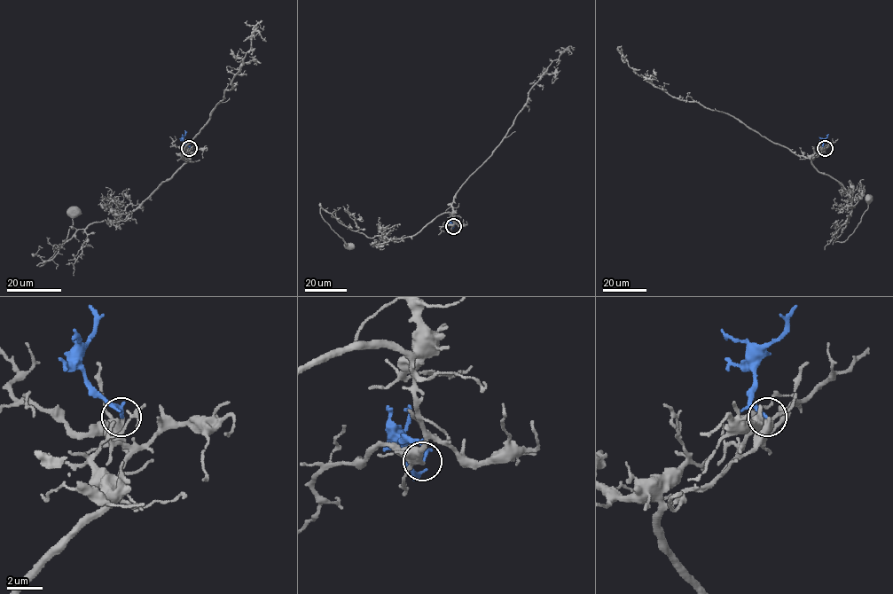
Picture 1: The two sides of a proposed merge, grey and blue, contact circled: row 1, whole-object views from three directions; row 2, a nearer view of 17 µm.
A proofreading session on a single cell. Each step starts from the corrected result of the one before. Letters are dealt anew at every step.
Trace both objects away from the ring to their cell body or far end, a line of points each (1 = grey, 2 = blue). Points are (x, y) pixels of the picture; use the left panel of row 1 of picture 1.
1: (190, 148), (186, 161), (124, 219), (79, 230), (58, 254), (36, 265), (66, 240), (75, 211)
2: (189, 148), (184, 142), (184, 130)

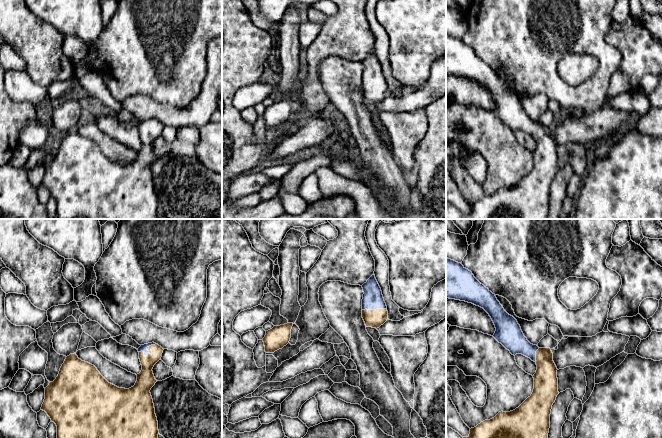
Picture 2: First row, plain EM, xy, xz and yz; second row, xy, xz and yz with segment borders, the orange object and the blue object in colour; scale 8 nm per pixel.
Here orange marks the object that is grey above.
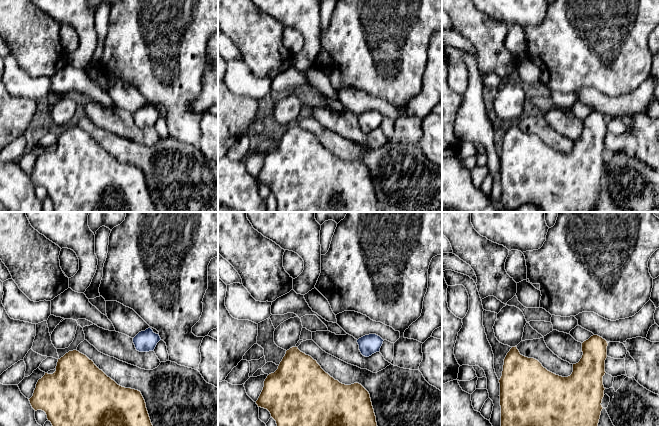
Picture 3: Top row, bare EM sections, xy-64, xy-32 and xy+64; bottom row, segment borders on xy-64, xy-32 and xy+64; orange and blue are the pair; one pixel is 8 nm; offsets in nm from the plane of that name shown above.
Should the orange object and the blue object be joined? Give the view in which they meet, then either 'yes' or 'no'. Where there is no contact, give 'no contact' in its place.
xy | yes

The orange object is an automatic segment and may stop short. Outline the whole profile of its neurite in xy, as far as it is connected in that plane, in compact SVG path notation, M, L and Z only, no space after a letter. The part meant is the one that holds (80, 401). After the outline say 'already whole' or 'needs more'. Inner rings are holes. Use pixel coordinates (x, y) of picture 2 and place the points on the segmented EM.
M152 342L141 345L137 350L142 370L137 374L135 385L129 389L109 383L94 365L82 361L76 353L66 357L56 379L45 388L45 399L41 407L56 424L57 438L158 438L158 421L150 390L157 382L152 369L161 360L164 349Z | needs more

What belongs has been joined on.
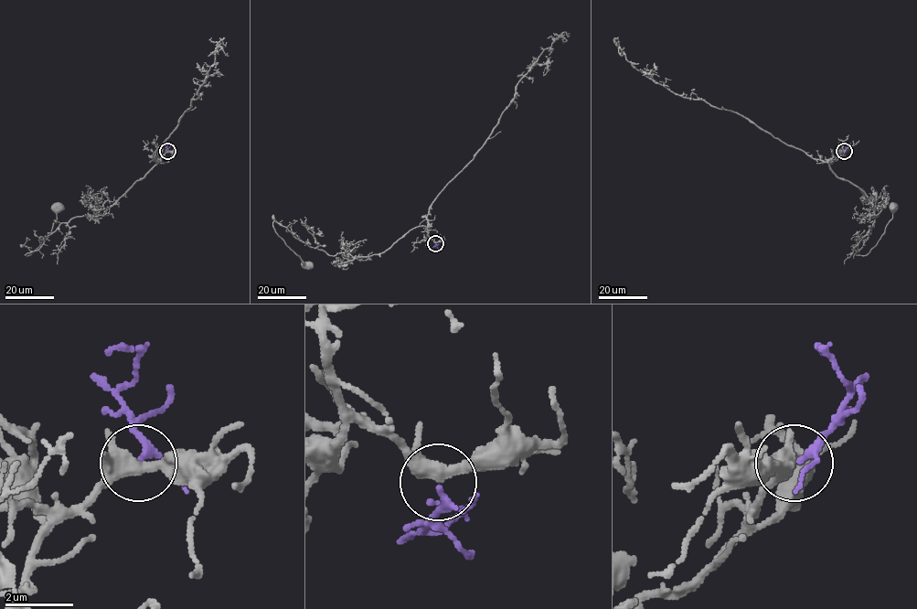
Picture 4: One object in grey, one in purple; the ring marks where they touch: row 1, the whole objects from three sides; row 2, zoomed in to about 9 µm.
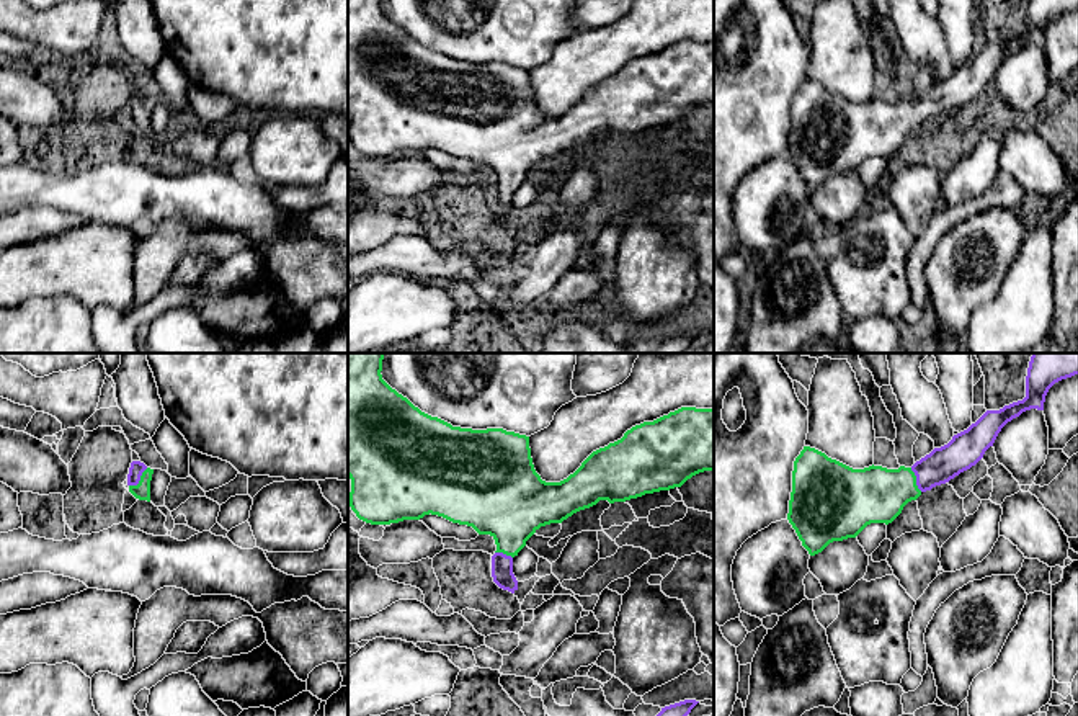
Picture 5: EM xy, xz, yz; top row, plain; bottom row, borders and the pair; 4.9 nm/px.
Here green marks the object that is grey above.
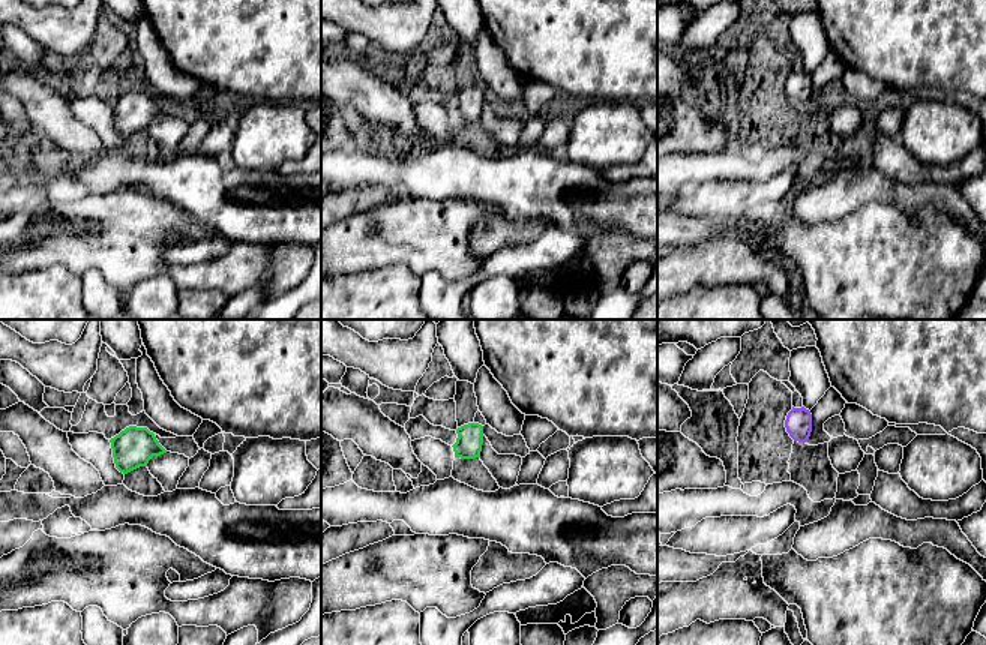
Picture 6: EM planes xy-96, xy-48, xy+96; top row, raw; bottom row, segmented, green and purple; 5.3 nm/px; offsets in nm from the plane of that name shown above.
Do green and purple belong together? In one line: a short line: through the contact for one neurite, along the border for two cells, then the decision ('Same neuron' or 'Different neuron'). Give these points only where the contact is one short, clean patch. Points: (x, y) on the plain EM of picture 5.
Line: xy (142, 123), (141, 113), (136, 103). Same neuron

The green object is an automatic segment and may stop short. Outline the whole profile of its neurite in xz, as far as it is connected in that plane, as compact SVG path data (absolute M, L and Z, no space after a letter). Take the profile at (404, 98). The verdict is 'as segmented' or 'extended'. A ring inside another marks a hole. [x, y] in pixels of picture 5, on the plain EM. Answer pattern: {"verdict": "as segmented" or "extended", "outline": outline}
{"verdict": "extended", "outline": "M348 0L348 111L351 113L348 136L351 144L371 159L420 154L431 147L472 160L479 168L490 168L497 178L492 190L493 216L511 227L518 224L513 191L541 160L562 157L599 134L626 136L681 121L693 110L714 105L714 43L681 41L653 56L635 59L621 74L593 85L567 113L546 116L534 103L529 70L503 62L452 60L415 41L382 13L381 5L382 0Z"}

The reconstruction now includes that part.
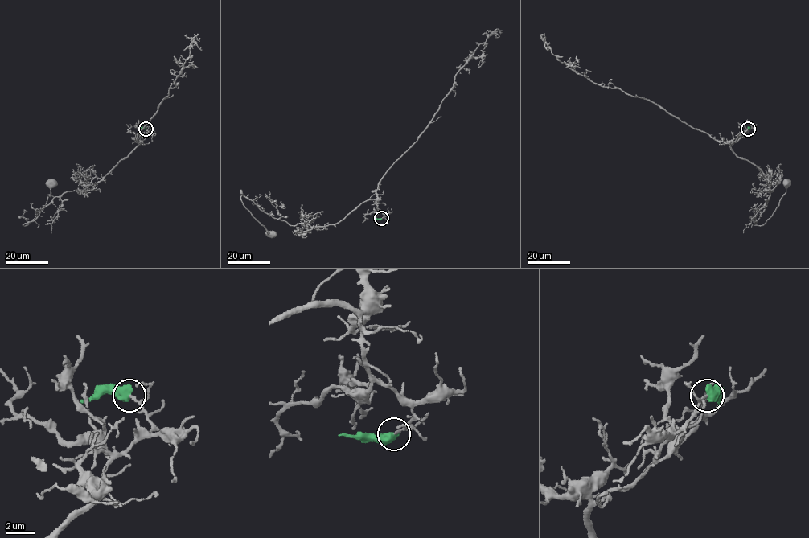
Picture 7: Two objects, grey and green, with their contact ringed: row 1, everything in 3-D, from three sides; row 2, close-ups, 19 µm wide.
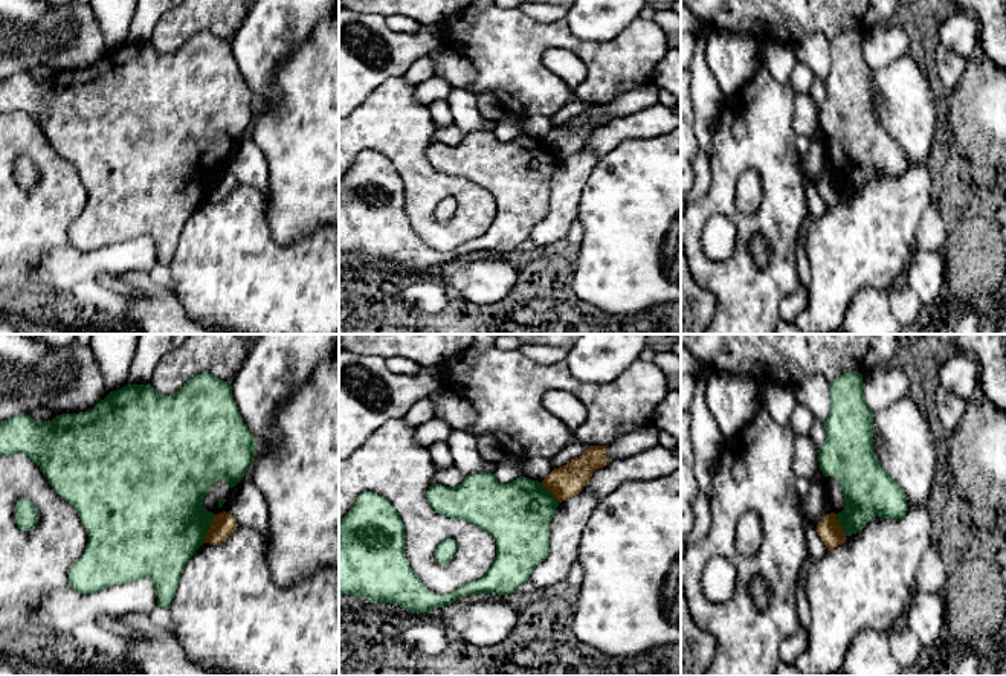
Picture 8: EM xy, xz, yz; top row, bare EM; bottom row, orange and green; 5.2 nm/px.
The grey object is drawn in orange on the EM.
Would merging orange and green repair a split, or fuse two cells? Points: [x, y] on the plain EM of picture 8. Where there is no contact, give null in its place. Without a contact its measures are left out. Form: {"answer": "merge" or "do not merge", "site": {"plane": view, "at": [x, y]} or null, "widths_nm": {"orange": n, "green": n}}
{"answer": "do not merge", "site": {"plane": "xy", "at": [209, 186]}, "widths_nm": {"orange": 120, "green": 460}}

